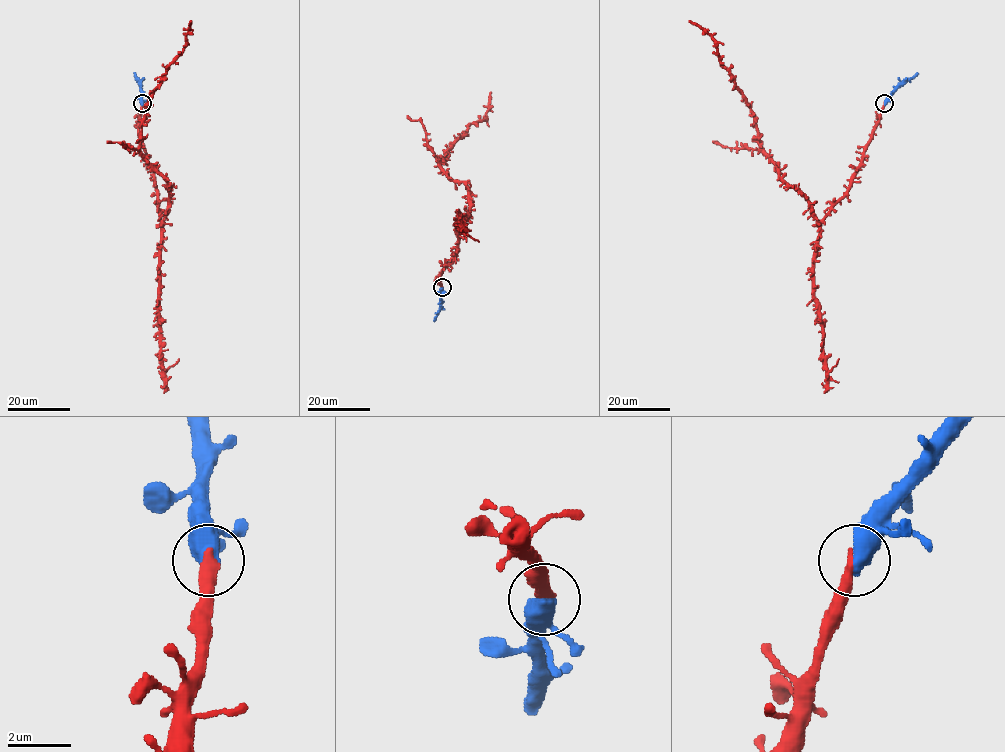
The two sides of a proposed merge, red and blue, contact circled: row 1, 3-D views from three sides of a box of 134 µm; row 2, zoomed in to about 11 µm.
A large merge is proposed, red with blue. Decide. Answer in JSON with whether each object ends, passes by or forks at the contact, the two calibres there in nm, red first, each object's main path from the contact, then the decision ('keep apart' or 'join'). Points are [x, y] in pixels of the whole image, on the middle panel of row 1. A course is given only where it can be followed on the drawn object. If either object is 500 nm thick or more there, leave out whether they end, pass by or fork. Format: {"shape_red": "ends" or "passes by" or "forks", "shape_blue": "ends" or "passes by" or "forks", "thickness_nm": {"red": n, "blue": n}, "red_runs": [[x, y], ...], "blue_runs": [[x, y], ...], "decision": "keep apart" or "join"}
{"thickness_nm": {"red": 400, "blue": 600}, "red_runs": [[442, 287], [439, 277], [454, 256], [470, 207], [468, 188], [440, 161], [471, 124], [486, 118], [491, 92]], "blue_runs": [[442, 288], [440, 309], [434, 321]], "decision": "join"}

